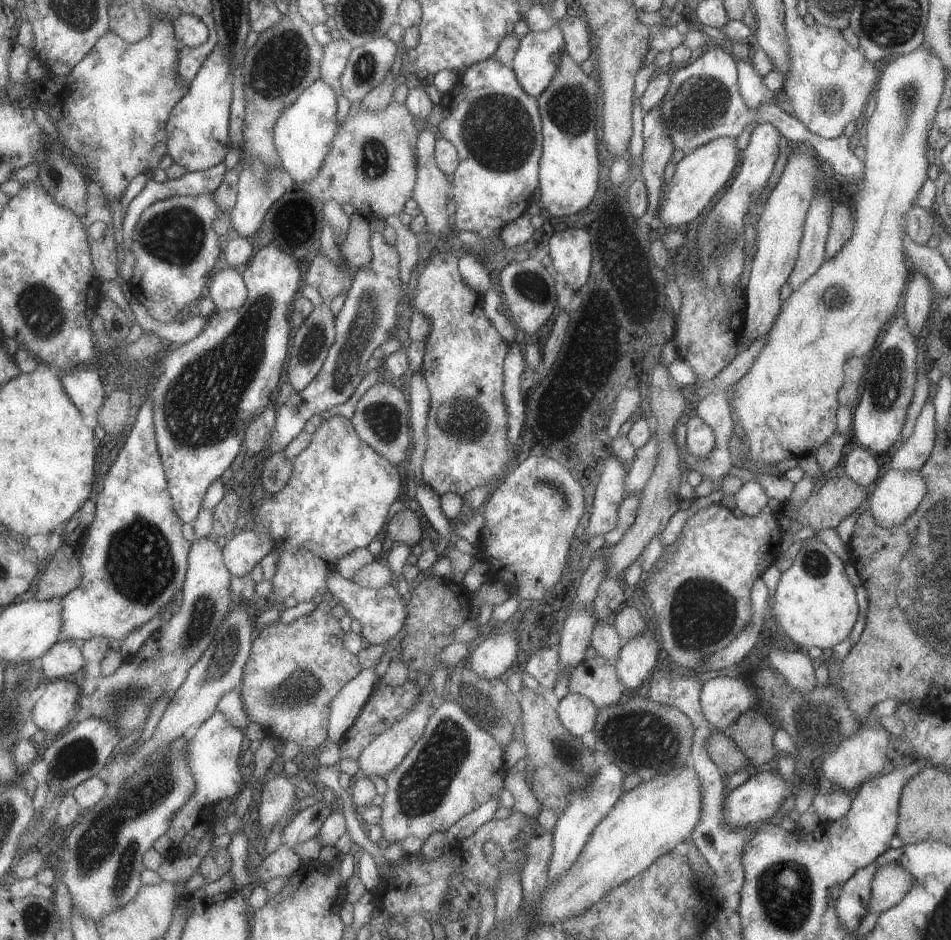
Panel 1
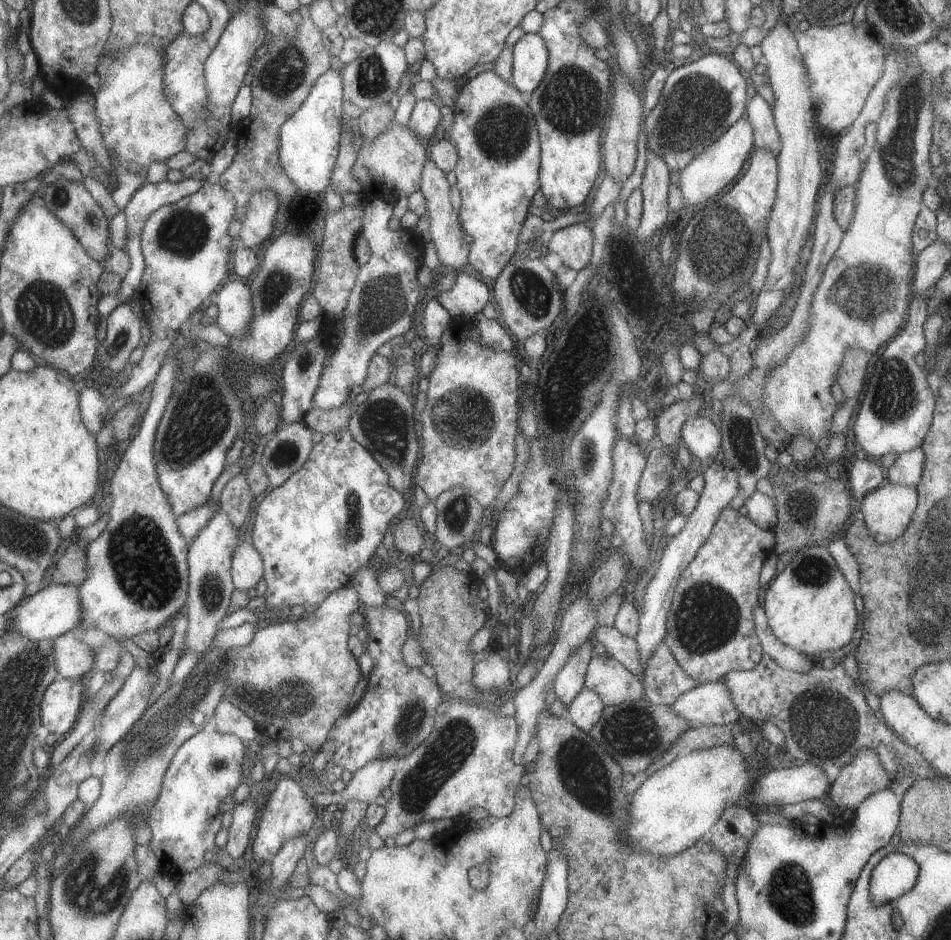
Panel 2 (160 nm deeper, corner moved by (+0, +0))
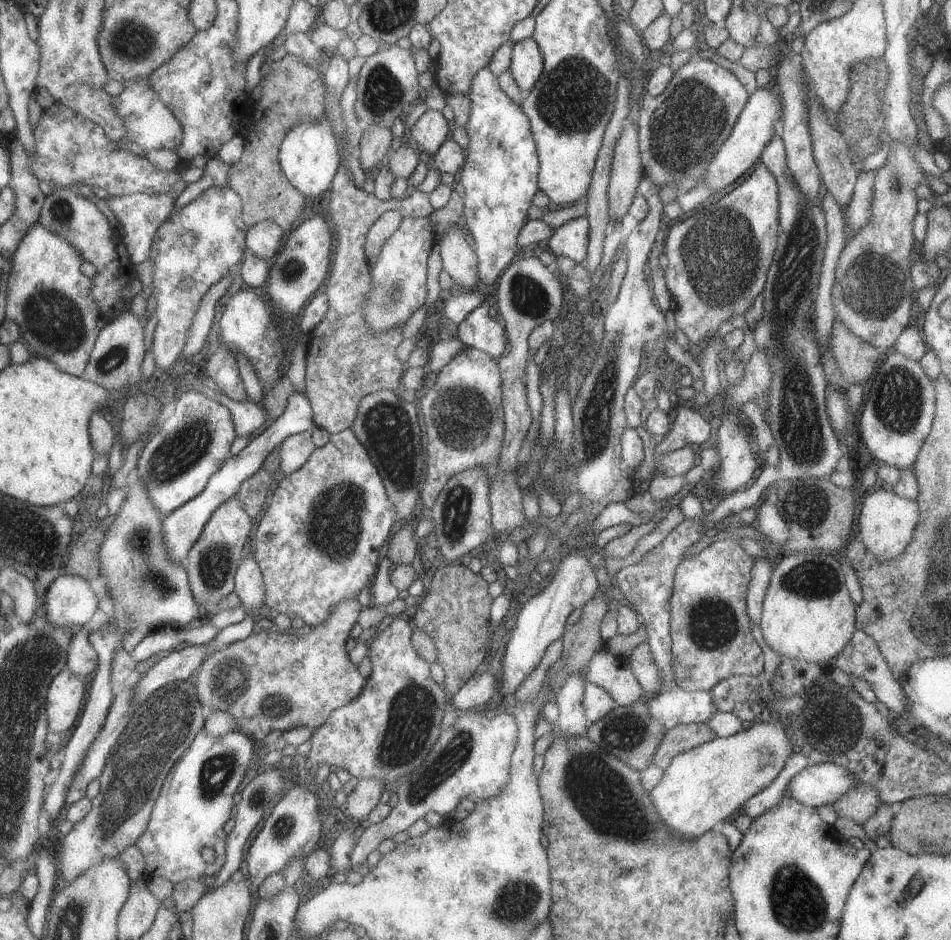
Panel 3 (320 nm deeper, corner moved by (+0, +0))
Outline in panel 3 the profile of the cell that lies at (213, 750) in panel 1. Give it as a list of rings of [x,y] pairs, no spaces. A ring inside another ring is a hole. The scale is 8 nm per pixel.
[[[202,730],[195,737],[194,744],[182,756],[182,760],[174,766],[174,770],[166,778],[162,793],[157,799],[150,825],[142,838],[136,842],[139,850],[146,858],[149,875],[160,876],[176,885],[183,881],[198,879],[202,876],[215,876],[226,864],[229,834],[225,832],[225,824],[233,816],[233,796],[239,792],[241,782],[253,763],[258,761],[256,753],[261,752],[260,744],[240,730],[233,731],[221,738]],[[211,847],[215,851],[213,863],[203,858],[203,848]]]

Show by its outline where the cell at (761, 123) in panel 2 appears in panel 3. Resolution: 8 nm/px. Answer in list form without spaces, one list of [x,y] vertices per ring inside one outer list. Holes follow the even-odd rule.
[[[777,128],[761,151],[759,160],[776,180],[779,233],[762,290],[762,317],[751,331],[755,348],[762,351],[772,370],[766,421],[773,444],[778,449],[779,464],[776,468],[781,481],[811,477],[821,479],[836,471],[835,466],[843,456],[827,418],[825,395],[828,386],[812,324],[812,304],[827,238],[826,220],[820,200],[806,197],[790,175],[779,132]]]

